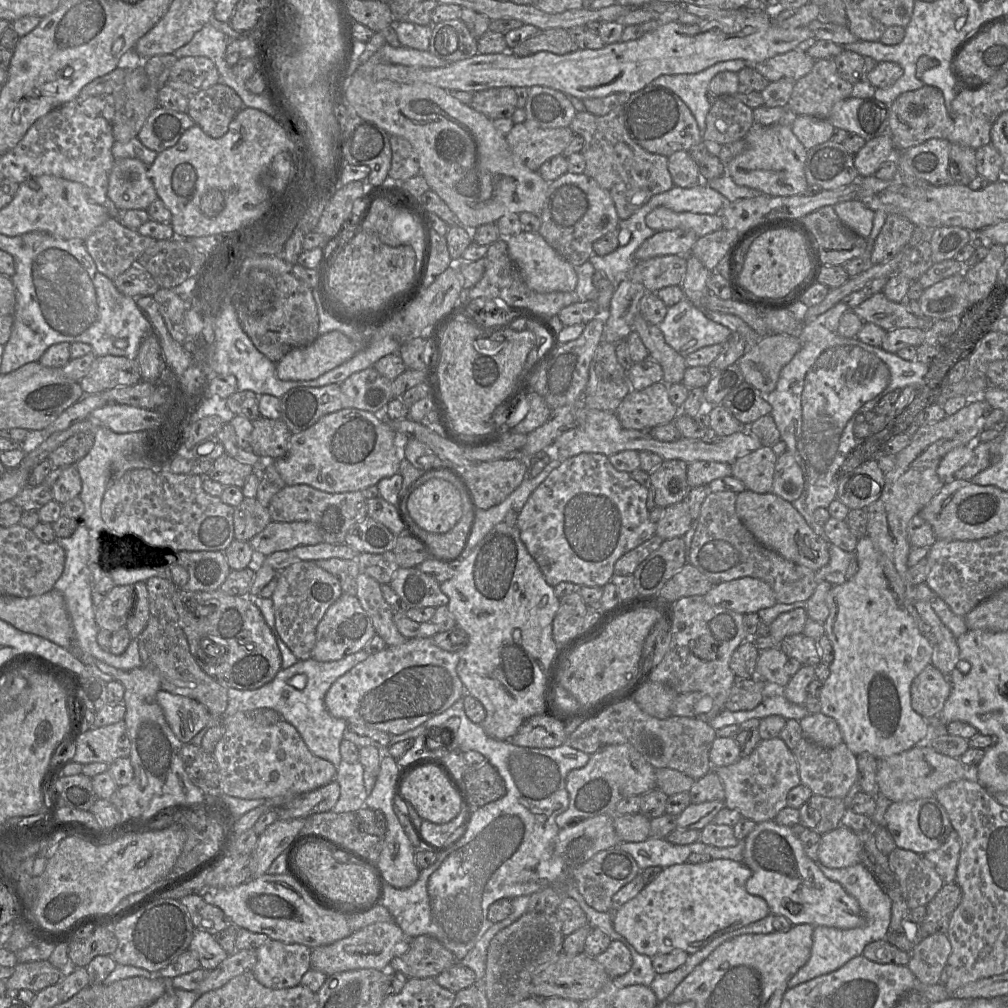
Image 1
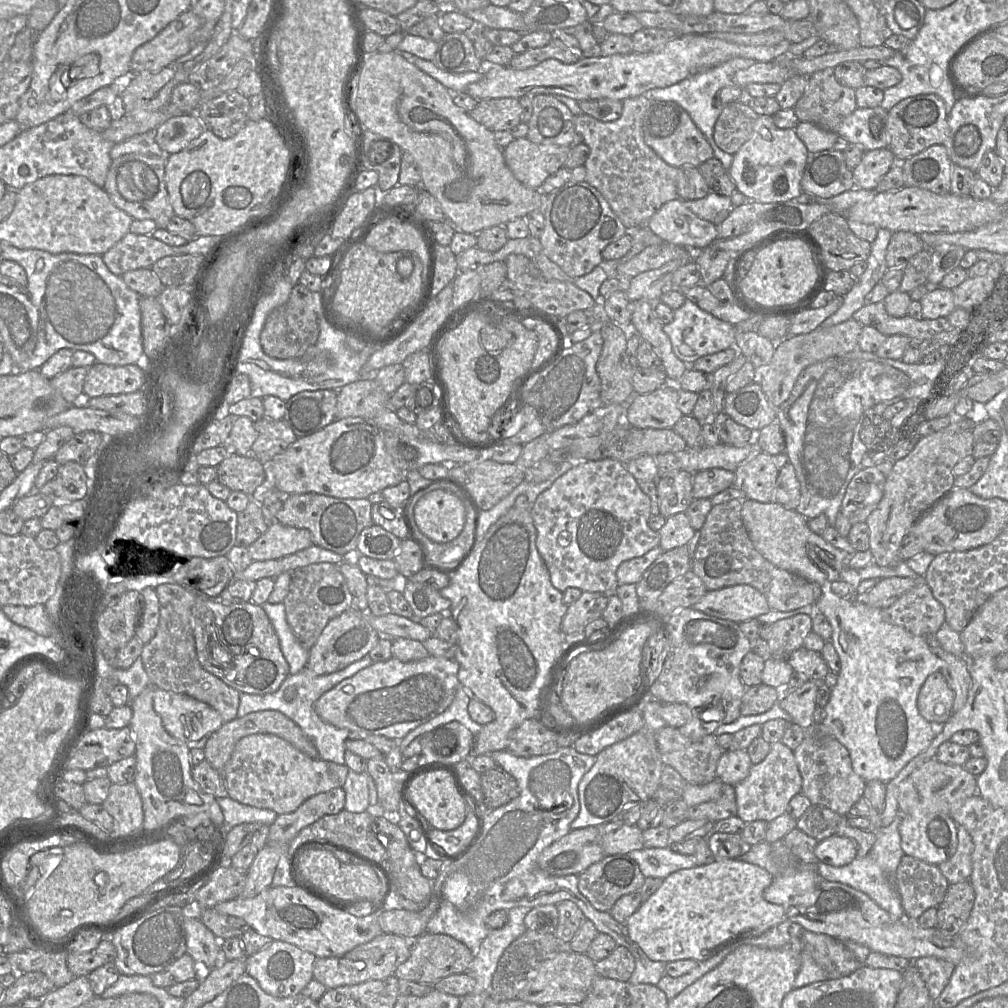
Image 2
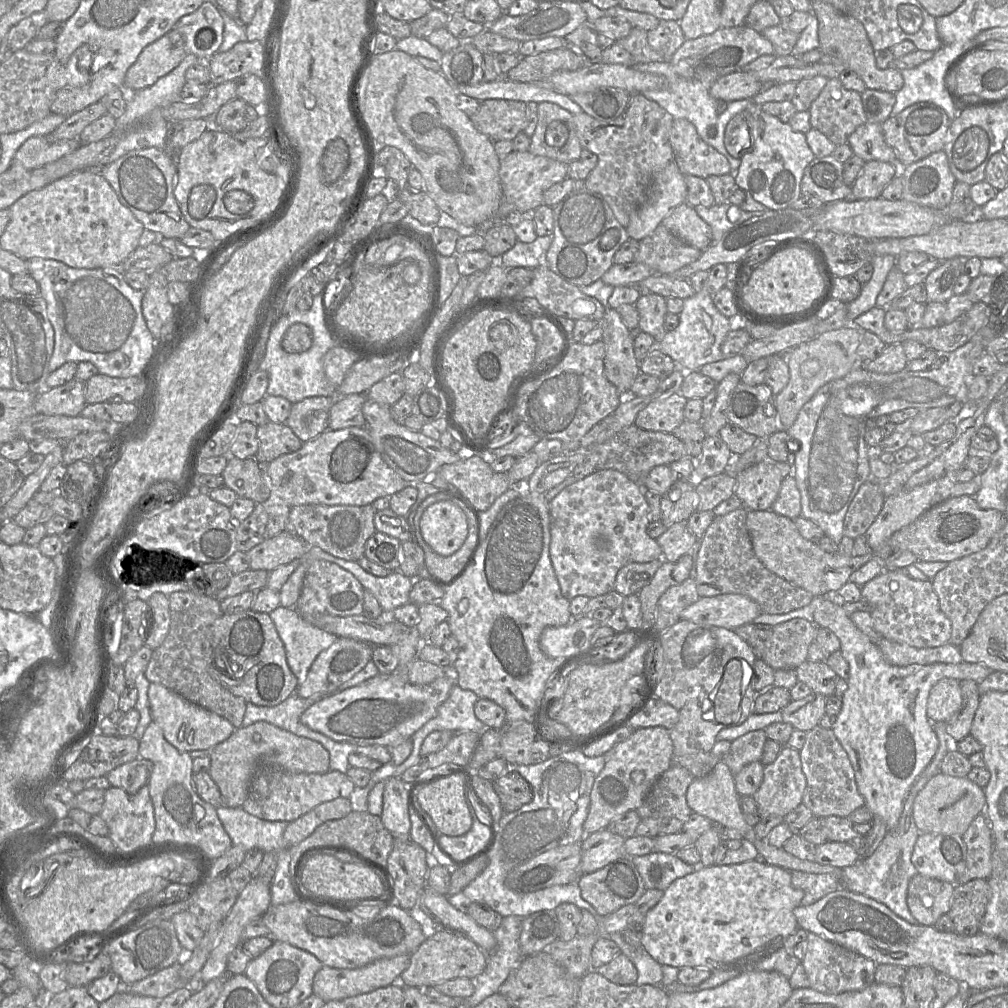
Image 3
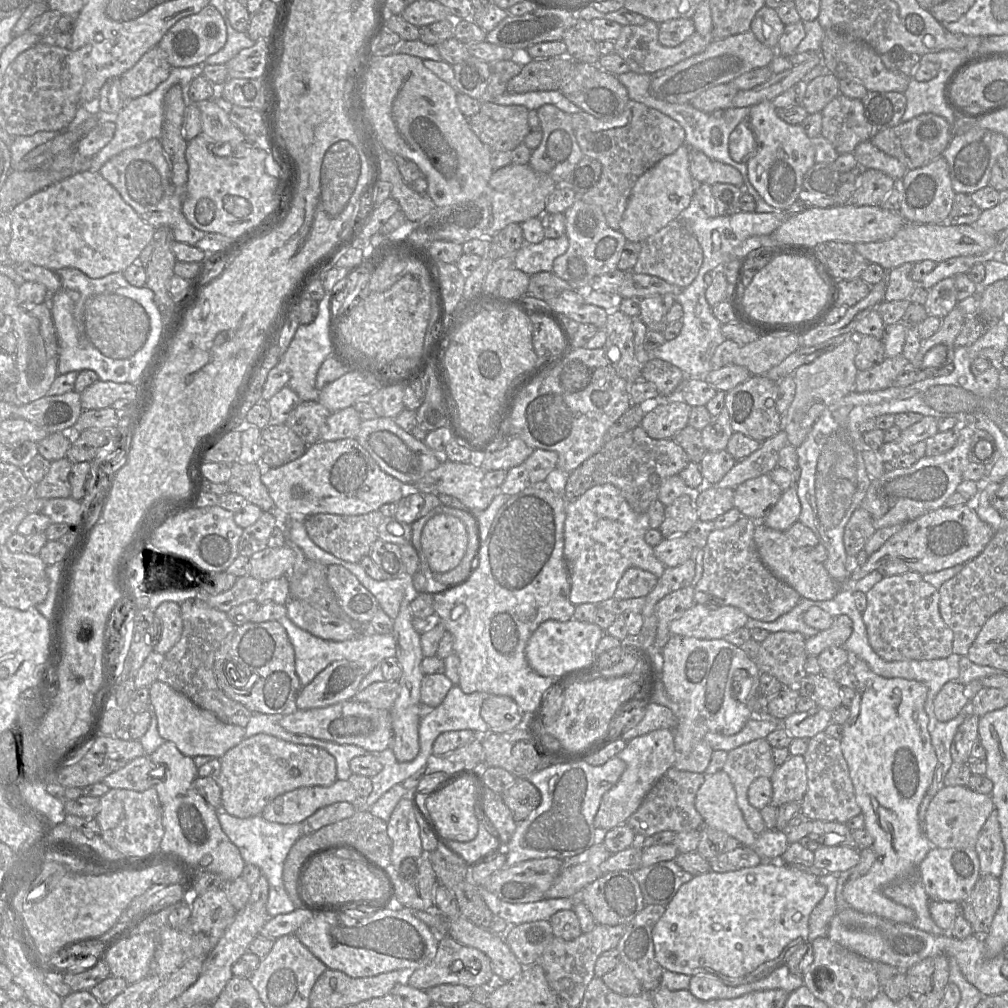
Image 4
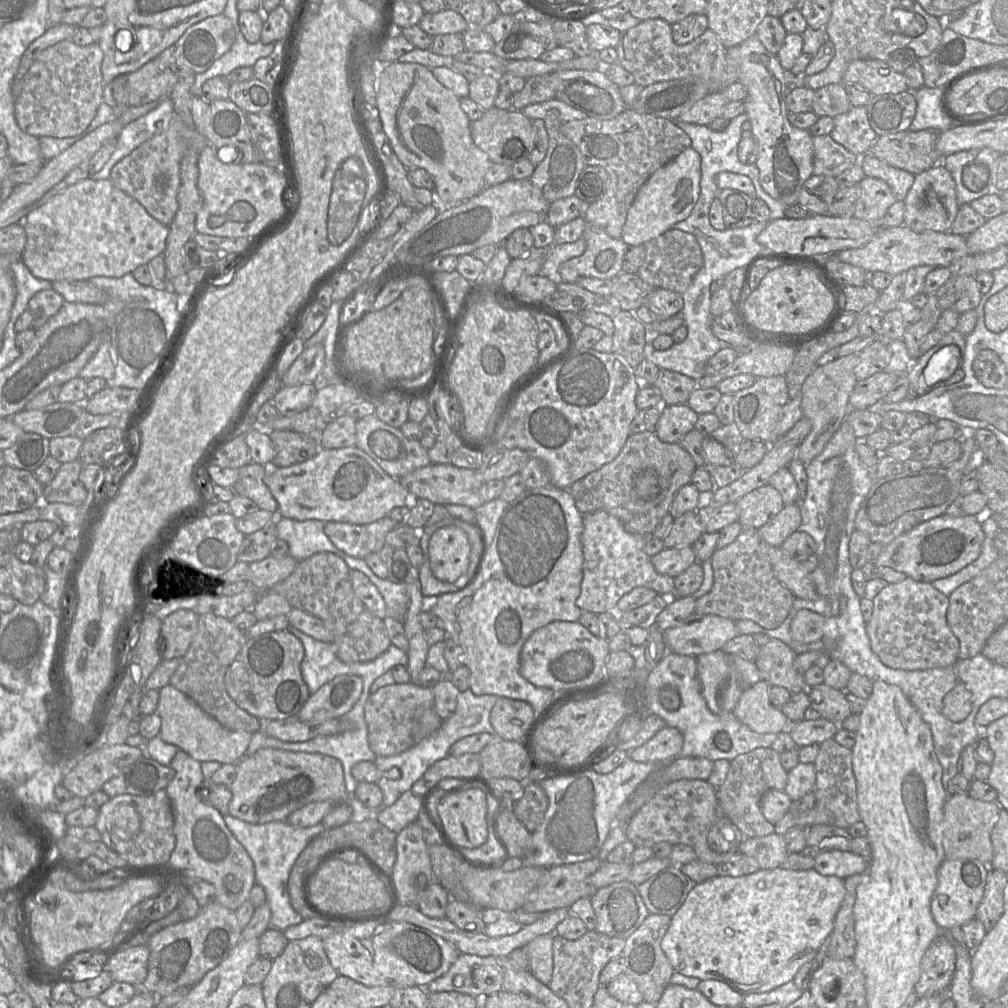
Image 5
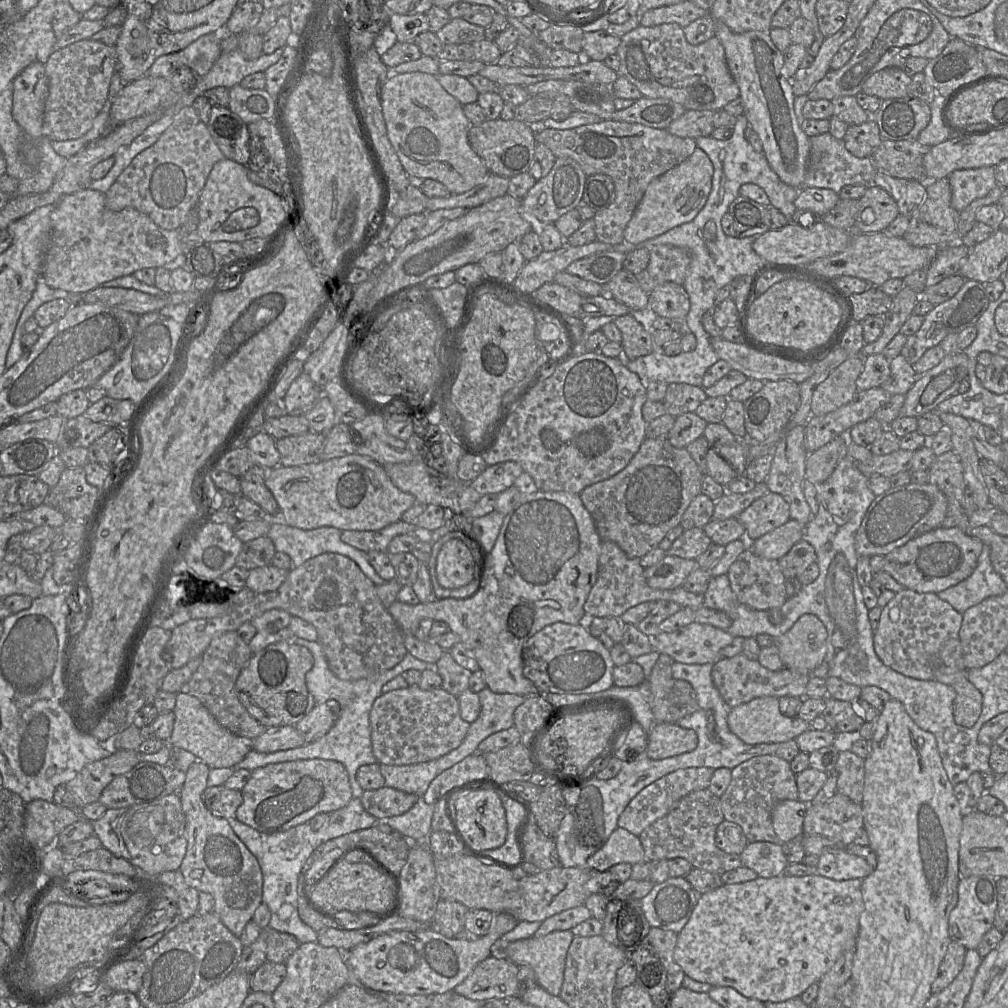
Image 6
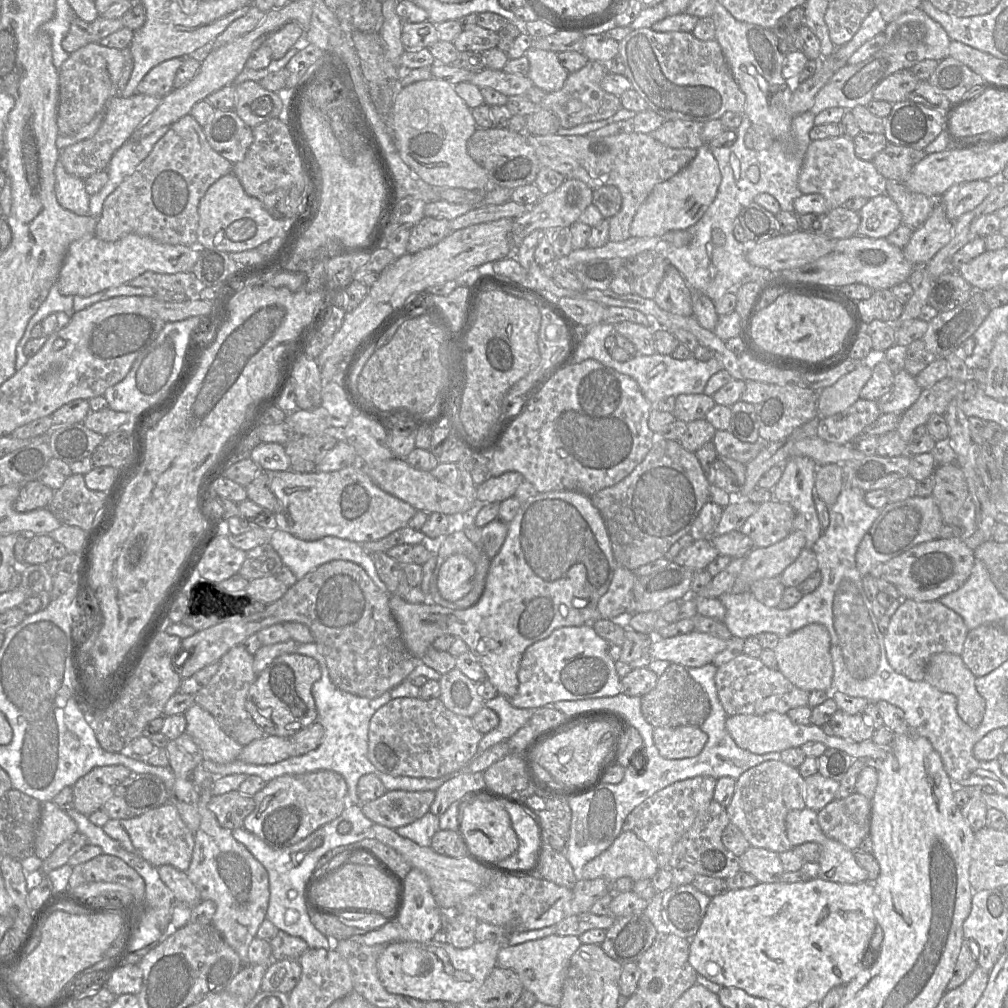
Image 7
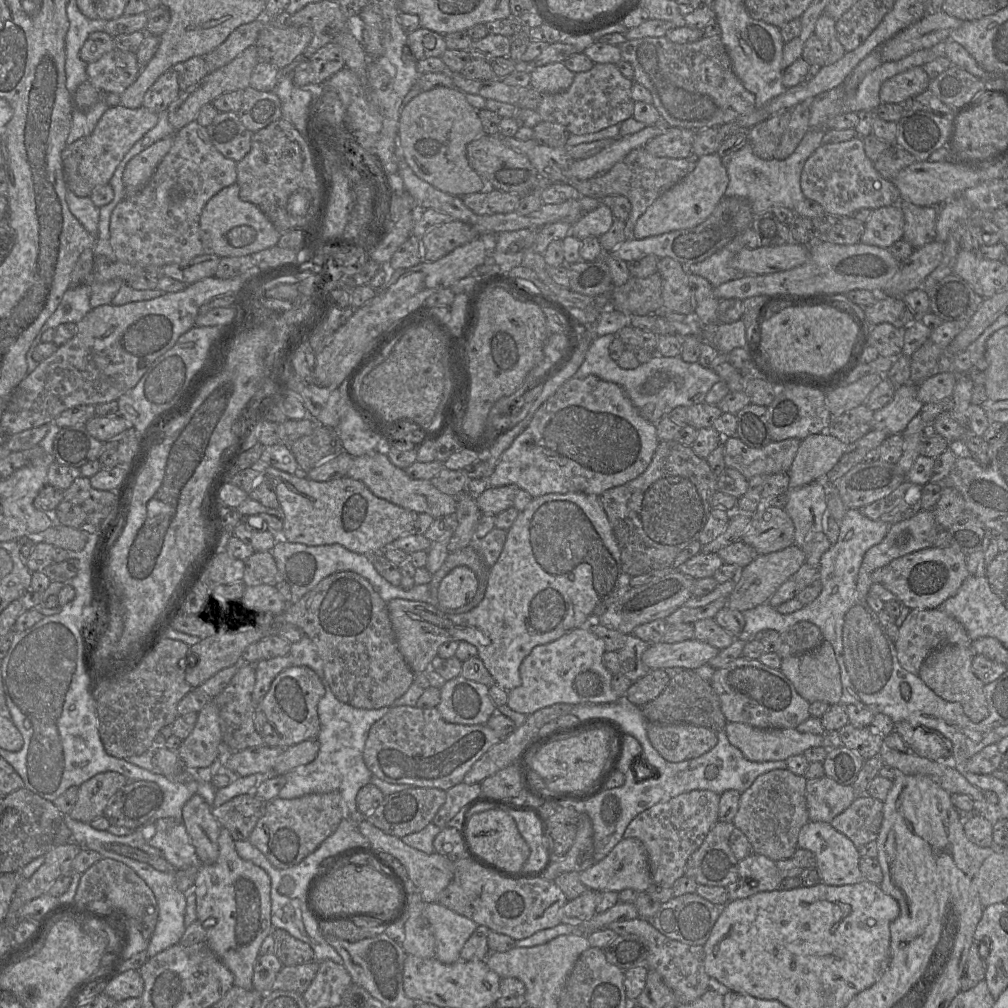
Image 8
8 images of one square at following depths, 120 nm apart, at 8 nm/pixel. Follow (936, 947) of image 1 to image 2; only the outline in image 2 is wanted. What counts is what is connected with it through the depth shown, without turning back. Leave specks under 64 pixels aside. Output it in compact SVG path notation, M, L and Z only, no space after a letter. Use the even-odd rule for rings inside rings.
M921 957L912 962L914 966L918 969L922 979L924 980L930 997L935 1002L935 1007L937 1006L936 1000L940 996L943 989L949 983L950 977L954 971L955 965L952 962L949 962L944 959L936 958L936 957Z

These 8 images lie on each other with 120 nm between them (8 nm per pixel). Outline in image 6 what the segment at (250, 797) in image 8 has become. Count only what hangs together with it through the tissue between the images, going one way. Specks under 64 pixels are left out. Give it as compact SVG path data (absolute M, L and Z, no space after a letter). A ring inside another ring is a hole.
M224 786L207 787L202 797L206 808L213 815L227 820L236 819L236 811L243 803L241 791Z

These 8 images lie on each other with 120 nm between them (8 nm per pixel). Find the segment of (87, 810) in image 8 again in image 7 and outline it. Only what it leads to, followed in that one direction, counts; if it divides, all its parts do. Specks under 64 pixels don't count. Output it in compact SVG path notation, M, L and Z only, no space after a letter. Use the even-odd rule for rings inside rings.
M123 765L94 767L72 786L74 809L86 816L101 809L114 788L131 772Z

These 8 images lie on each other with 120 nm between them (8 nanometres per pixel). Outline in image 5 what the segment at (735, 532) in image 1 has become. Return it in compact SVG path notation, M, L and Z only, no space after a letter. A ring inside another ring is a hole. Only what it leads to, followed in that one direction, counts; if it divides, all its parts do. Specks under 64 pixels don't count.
M744 528L731 544L716 549L710 560L713 569L713 585L708 593L696 600L695 612L717 615L734 622L751 620L766 629L776 629L781 626L790 614L795 596L775 577L768 557L769 547L770 545L761 538L758 529Z

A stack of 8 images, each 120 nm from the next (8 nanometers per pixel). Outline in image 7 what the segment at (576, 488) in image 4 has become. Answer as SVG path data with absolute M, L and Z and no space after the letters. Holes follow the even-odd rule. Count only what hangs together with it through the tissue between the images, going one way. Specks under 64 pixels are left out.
M656 438L643 461L627 477L590 496L605 522L618 566L634 572L639 567L664 557L676 541L690 534L702 507L710 500L709 487L710 483L695 453L686 450L679 441Z

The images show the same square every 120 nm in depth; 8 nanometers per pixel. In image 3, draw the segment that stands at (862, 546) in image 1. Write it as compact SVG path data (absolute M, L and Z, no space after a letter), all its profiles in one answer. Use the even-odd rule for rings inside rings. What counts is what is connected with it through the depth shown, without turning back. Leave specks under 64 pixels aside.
M824 600L814 611L813 619L817 627L830 629L840 641L840 651L849 665L848 688L841 697L842 708L834 718L832 730L848 754L855 773L855 780L860 794L865 799L865 806L873 818L881 819L887 831L898 825L908 792L917 777L929 765L938 749L938 737L927 716L927 700L934 684L943 678L957 681L973 680L982 682L993 670L979 663L933 663L895 666L888 663L880 649L861 632L848 617L843 606Z

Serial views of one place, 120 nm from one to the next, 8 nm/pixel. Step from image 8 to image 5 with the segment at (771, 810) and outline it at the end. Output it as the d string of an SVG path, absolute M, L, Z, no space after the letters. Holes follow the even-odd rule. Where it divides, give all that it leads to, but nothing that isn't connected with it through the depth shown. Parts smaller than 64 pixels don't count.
M756 748L738 755L730 761L725 782L717 789L719 817L728 817L746 838L775 833L774 825L762 813L761 799L768 790L784 791L787 778L788 771L780 762L780 754L772 748Z

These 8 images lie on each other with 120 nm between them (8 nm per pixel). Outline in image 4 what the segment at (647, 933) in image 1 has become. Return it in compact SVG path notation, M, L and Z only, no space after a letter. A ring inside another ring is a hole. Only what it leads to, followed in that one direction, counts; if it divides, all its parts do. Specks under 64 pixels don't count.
M763 861L754 867L693 876L679 888L652 930L657 962L672 972L711 975L733 987L767 977L786 964L797 947L808 943L810 914L827 891L818 877L802 868Z

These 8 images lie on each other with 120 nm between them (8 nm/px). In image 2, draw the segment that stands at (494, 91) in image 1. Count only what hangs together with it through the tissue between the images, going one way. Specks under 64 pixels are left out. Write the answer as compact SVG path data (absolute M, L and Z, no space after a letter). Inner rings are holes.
M513 97L480 100L468 114L492 132L511 131L522 122L522 107Z

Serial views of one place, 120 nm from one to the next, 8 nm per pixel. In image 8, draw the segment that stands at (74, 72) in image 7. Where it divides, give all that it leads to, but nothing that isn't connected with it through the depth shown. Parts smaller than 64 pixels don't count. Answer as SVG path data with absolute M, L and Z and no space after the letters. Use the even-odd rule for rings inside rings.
M114 49L104 54L97 61L87 64L87 80L72 95L73 107L87 112L102 95L121 95L135 82L141 70L133 53Z

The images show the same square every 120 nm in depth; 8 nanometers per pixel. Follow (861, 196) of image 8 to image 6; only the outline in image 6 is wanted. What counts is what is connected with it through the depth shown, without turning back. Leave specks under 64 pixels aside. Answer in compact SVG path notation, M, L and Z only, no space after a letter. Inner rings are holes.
M829 133L818 134L810 138L810 153L803 188L826 188L839 193L844 186L874 184L877 168L871 157L858 158L845 147L843 139Z

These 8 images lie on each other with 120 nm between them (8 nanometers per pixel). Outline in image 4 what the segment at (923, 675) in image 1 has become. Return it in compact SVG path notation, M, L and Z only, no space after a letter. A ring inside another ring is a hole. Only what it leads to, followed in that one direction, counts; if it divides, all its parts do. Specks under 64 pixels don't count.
M958 681L946 683L934 700L934 713L939 721L945 722L955 718L969 703L965 686Z

